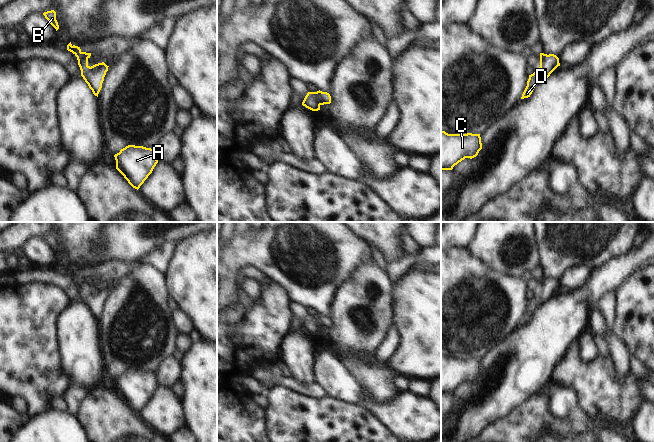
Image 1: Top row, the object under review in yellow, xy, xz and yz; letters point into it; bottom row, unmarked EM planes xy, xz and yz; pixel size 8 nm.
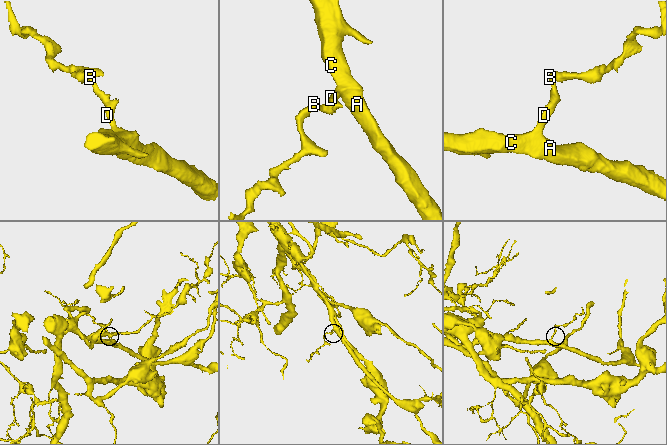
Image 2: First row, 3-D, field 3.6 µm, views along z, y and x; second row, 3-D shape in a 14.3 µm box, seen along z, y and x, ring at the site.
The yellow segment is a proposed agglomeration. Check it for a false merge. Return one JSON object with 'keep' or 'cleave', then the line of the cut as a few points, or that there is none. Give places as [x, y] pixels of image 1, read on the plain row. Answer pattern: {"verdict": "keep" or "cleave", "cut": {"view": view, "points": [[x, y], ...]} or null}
{"verdict": "keep", "cut": null}

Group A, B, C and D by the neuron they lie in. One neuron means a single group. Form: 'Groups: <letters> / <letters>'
Groups: A B C D.

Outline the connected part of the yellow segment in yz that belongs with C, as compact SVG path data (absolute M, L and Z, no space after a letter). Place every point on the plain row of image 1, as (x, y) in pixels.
M441 355L441 394L452 394L465 382L474 382L482 373L480 358L448 358Z

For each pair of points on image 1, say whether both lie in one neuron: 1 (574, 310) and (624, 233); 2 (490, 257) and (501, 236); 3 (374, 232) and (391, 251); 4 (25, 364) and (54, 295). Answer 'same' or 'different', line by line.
1: different
2: same
3: same
4: same

